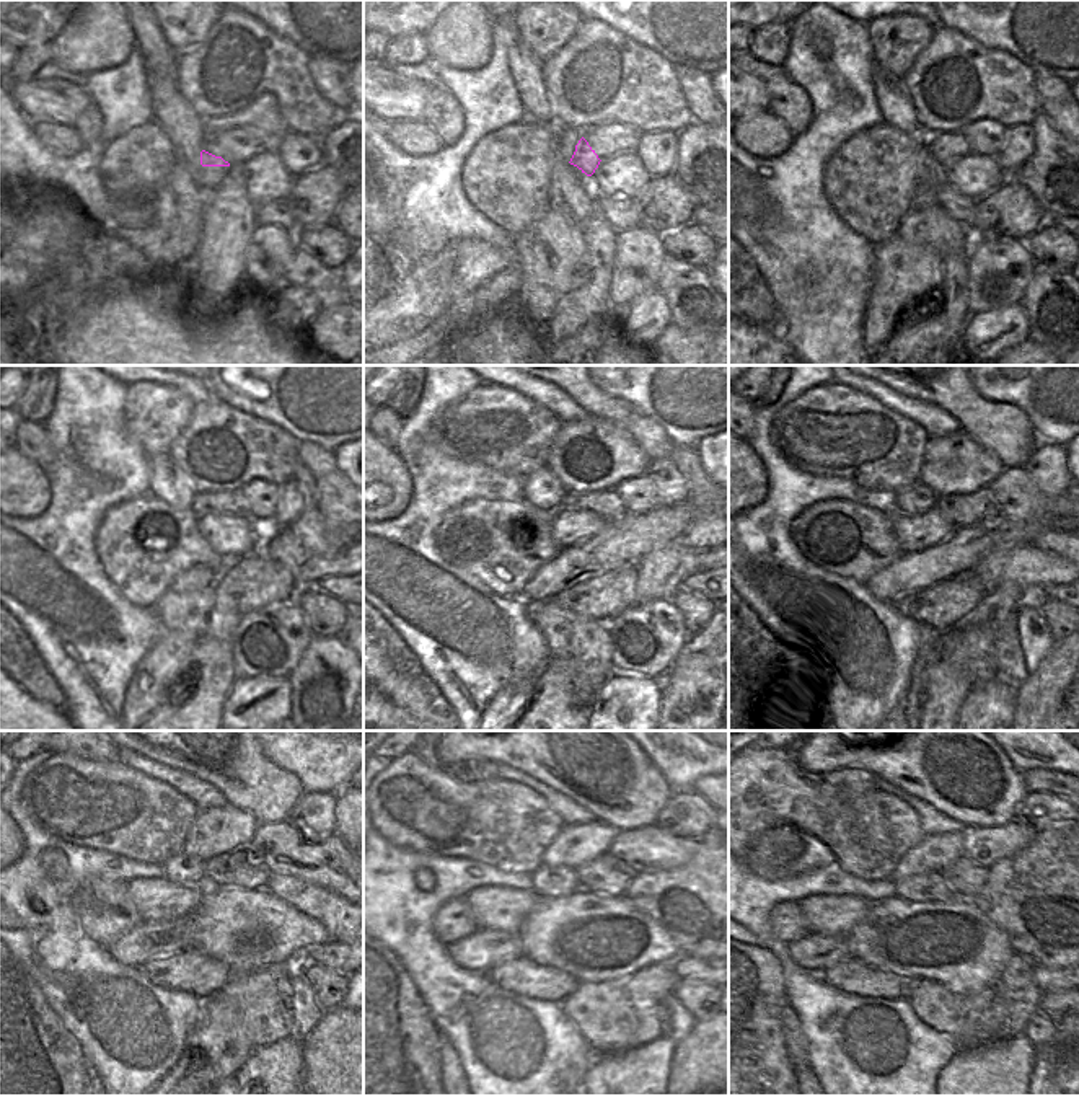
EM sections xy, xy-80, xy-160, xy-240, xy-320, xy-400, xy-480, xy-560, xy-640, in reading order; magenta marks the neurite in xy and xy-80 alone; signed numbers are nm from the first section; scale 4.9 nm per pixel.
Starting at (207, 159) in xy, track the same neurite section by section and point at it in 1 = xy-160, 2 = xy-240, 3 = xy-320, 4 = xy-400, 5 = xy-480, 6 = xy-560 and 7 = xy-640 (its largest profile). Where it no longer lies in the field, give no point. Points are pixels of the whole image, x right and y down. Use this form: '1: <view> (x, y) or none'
1: xy-160 (946, 147)
2: xy-240 (204, 503)
3: xy-320 (605, 503)
4: xy-400 (965, 509)
5: xy-480 (238, 868)
6: xy-560 (603, 875)
7: xy-640 (965, 878)

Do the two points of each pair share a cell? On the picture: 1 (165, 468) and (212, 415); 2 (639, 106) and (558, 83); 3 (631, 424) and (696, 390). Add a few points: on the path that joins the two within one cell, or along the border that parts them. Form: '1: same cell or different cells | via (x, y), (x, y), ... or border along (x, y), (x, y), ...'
1: different cells | border along (168, 452), (196, 491)
2: same cell | via (618, 97), (572, 97)
3: different cells | border along (613, 397), (631, 403), (651, 418), (672, 444)

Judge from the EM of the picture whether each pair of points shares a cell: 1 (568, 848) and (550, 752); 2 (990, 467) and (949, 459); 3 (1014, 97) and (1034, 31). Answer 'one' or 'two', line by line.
1: two
2: one
3: two

